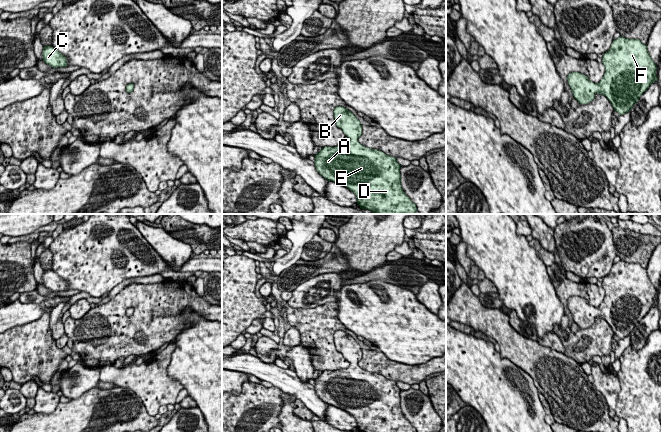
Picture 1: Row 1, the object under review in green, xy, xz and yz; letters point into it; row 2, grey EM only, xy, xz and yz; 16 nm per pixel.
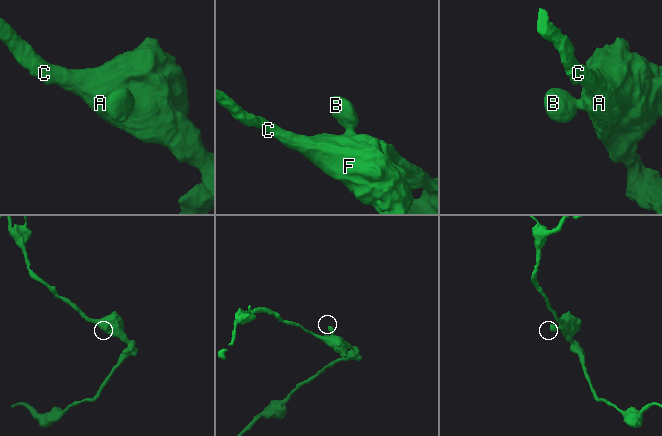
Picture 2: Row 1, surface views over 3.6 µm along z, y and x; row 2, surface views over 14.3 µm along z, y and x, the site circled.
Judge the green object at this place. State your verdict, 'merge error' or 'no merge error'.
no merge error

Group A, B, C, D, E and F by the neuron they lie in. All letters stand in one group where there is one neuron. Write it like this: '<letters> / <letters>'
A B C D E F

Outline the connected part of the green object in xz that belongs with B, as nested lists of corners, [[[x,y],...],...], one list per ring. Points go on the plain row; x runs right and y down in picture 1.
[[[337,330],[334,333],[336,350],[350,363],[342,370],[325,370],[314,379],[316,394],[328,405],[333,405],[351,414],[357,422],[360,432],[417,432],[401,411],[401,389],[395,381],[371,373],[359,367],[362,350],[356,340],[347,332]]]

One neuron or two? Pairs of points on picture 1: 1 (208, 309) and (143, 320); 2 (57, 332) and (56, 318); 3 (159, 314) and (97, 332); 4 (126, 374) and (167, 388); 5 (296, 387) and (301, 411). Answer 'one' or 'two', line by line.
1: one
2: one
3: one
4: one
5: two

